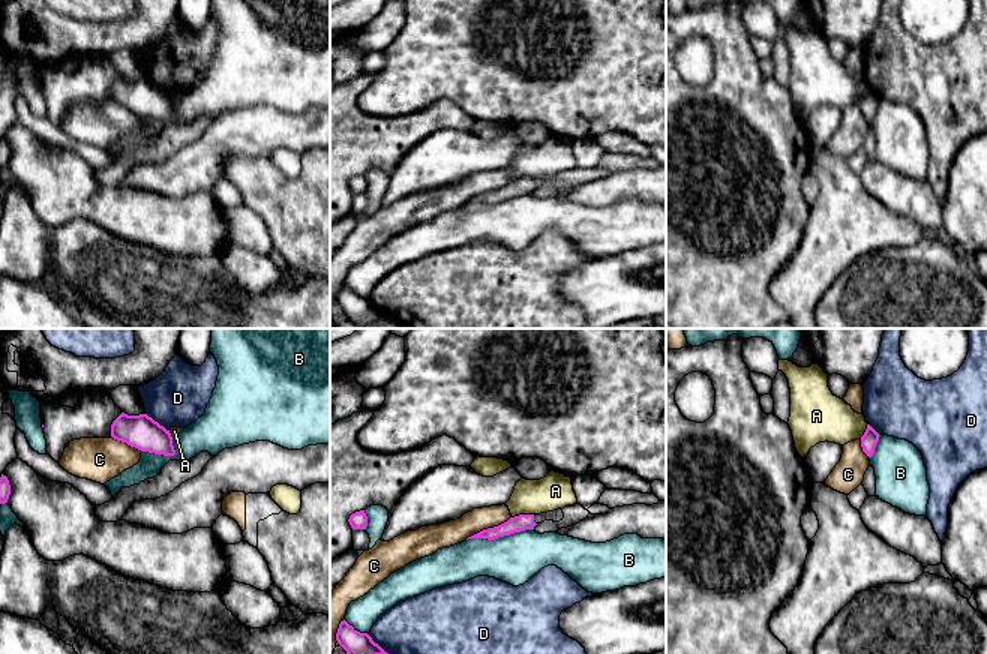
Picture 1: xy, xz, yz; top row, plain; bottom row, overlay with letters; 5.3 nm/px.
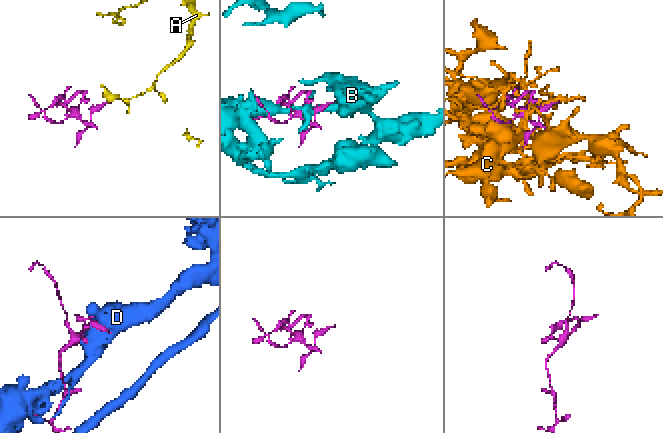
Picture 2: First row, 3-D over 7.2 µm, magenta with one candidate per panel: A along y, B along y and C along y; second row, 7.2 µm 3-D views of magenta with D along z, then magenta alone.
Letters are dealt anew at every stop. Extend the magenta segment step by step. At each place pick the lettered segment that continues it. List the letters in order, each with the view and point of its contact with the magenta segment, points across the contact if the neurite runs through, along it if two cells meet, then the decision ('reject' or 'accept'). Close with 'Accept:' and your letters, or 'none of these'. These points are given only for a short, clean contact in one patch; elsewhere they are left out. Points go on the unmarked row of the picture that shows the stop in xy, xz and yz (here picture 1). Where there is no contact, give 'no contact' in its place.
A: meets magenta in xz at (522, 179); border along xz (533, 177), (519, 177), (512, 182); reject
B: meets magenta in xz at (500, 200); reject
C: meets magenta in xz at (488, 192); reject
D: meets magenta in xy at (156, 86); reject
Accept: none of these

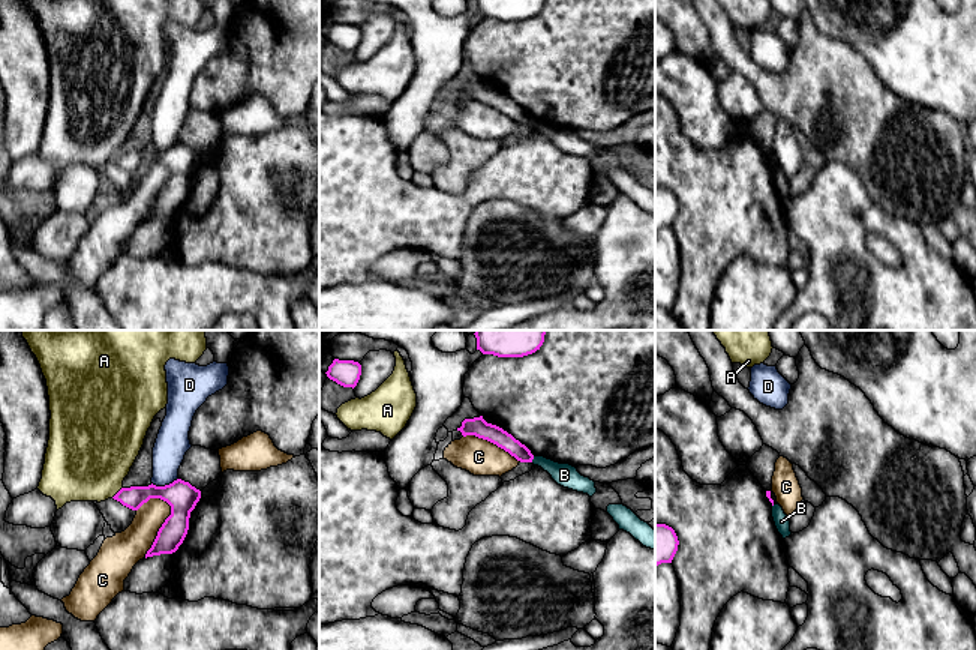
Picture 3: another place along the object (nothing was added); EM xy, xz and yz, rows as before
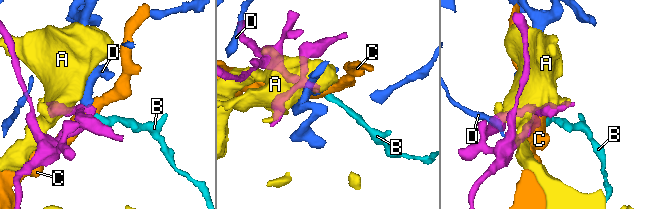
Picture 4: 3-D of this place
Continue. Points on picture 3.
A: meets magenta in xy at (117, 156); reject
B: meets magenta in xz at (532, 122); border along xz (534, 120), (531, 125); reject
C: meets magenta in xy at (161, 191); reject
D: meets magenta in xy at (165, 149); border along xy (177, 141), (164, 149), (152, 147); reject
Accept: none of these

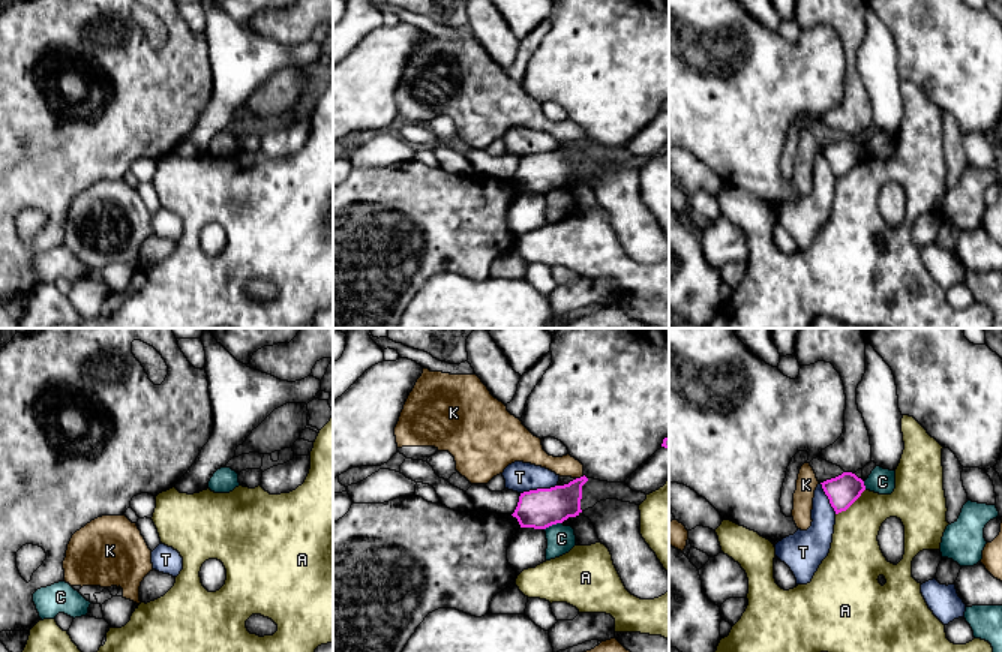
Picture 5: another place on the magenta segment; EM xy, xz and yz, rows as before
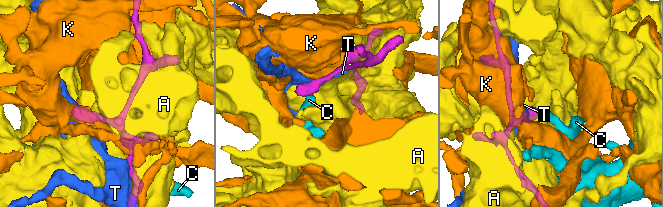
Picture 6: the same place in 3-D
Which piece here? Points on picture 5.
A: meets magenta in yz at (851, 168); reject
C: meets magenta in xz at (552, 188); border along xz (561, 186), (552, 188), (545, 194); reject
K: meets magenta in xz at (581, 141); reject
T: meets magenta in xz at (539, 153); reject
Accept: none of these

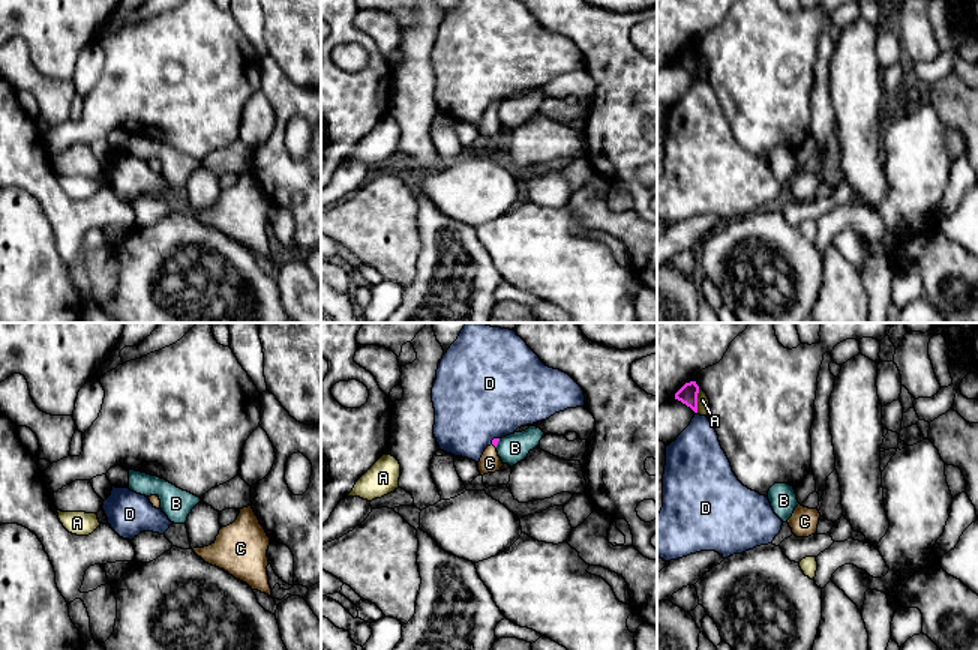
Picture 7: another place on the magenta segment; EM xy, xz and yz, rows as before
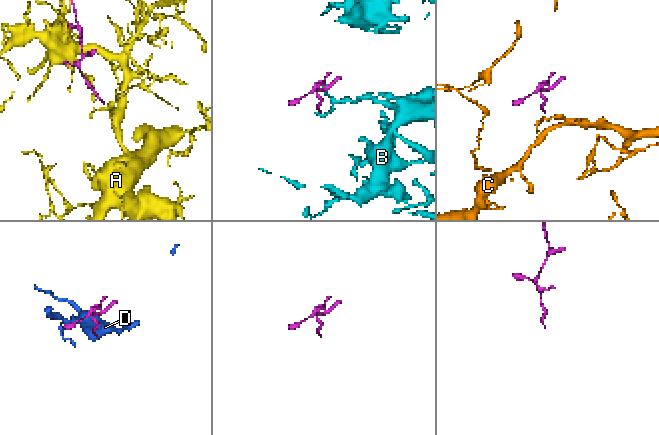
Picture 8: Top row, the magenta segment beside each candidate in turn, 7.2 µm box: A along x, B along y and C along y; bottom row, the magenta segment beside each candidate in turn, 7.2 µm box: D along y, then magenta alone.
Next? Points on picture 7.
A: meets magenta in yz at (696, 65); border along yz (699, 51), (696, 77); reject
B: meets magenta in xz at (497, 107); border along xz (500, 102), (495, 110); reject
C: meets magenta in xz at (494, 108); runs through xz (495, 104), (494, 108), (489, 126); accept
D: meets magenta in xz at (494, 102); reject
Accept: C

